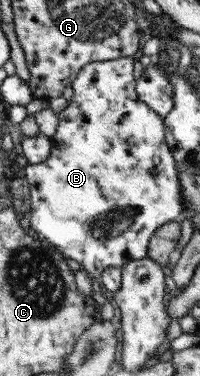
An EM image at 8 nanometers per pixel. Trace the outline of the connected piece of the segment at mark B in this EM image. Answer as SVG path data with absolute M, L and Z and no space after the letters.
M131 57L112 59L110 61L94 60L86 66L79 69L75 79L71 82L70 89L72 97L67 102L66 107L57 114L57 127L55 133L49 139L51 151L48 157L42 163L28 165L23 163L26 181L29 187L30 196L30 219L29 223L32 229L41 239L46 239L50 245L53 245L62 255L68 259L80 264L81 269L87 271L91 278L98 279L100 273L106 267L119 267L126 265L132 259L142 259L147 257L148 238L154 230L162 224L173 220L181 211L180 185L176 177L176 163L174 157L163 143L164 125L162 119L149 109L146 103L139 100L135 93L135 80L133 77L133 59Z

